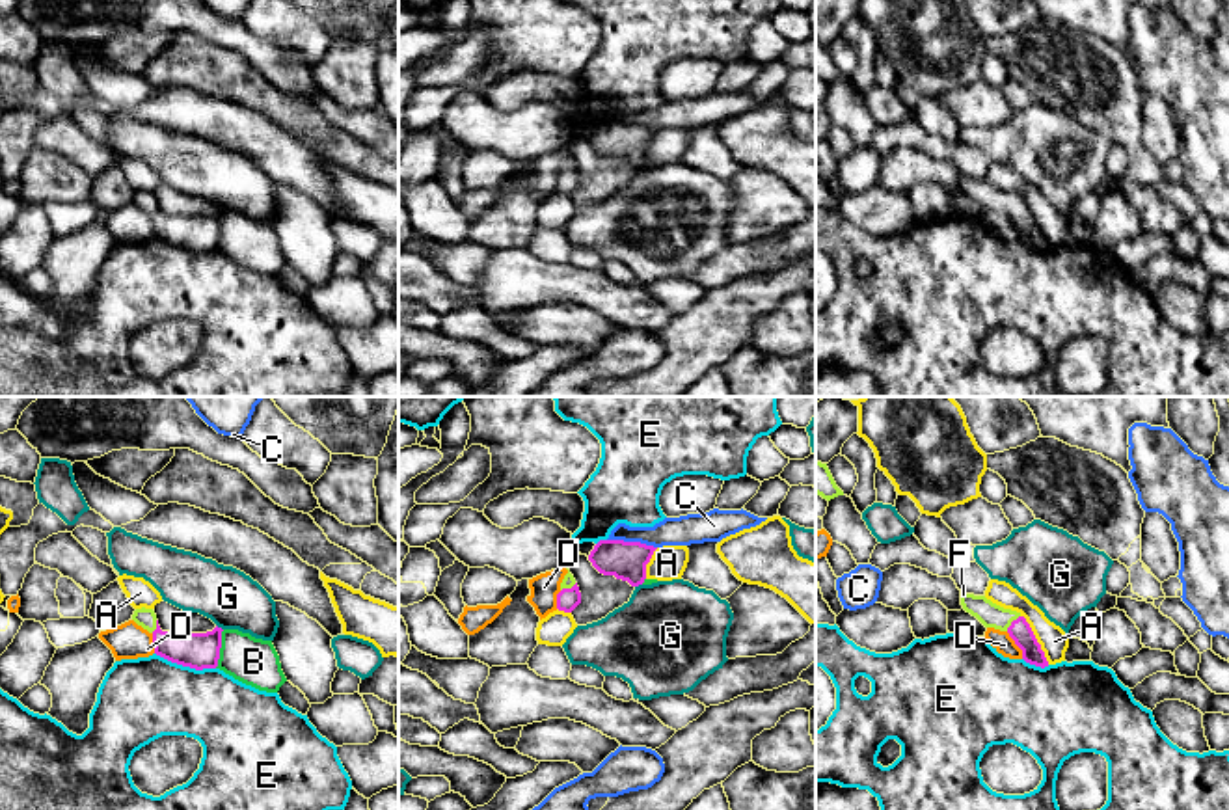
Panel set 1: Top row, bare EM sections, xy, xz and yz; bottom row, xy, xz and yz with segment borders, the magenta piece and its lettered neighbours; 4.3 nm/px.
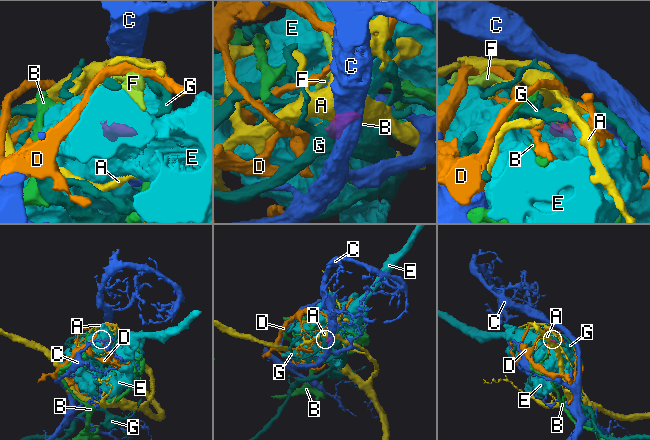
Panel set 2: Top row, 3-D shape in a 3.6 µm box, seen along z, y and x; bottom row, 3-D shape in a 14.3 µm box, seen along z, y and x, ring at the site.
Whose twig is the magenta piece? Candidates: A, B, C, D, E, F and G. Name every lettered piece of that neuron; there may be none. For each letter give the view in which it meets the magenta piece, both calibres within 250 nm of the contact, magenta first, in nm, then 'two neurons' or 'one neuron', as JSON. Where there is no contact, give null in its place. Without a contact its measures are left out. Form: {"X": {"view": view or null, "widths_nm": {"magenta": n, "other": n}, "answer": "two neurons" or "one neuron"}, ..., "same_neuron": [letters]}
{"A": {"view": "yz", "widths_nm": {"magenta": 90, "other": 120}, "answer": "two neurons"}, "B": {"view": "xy", "widths_nm": {"magenta": 160, "other": 200}, "answer": "two neurons"}, "C": {"view": "xz", "widths_nm": {"magenta": 170, "other": 130}, "answer": "two neurons"}, "D": {"view": "yz", "widths_nm": {"magenta": 90, "other": 90}, "answer": "two neurons"}, "E": {"view": "xy", "widths_nm": {"magenta": 160, "other": 360}, "answer": "two neurons"}, "F": {"view": "yz", "widths_nm": {"magenta": 90, "other": 110}, "answer": "one neuron"}, "G": {"view": "xy", "widths_nm": {"magenta": 160, "other": 240}, "answer": "two neurons"}, "same_neuron": ["F"]}

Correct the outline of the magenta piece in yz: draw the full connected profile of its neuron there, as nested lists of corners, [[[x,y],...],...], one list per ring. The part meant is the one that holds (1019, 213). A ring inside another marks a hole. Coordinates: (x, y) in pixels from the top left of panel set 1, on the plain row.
[[[961,175],[961,188],[966,196],[976,199],[985,210],[1007,214],[1015,227],[1022,233],[1022,242],[1035,250],[1048,250],[1045,235],[1037,225],[1026,201],[1011,192],[1004,192],[985,179]]]

